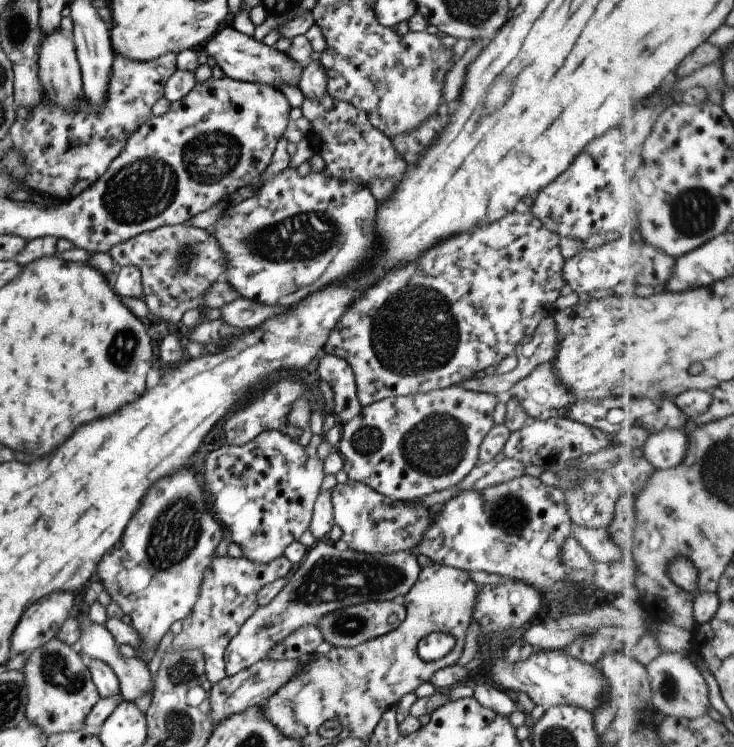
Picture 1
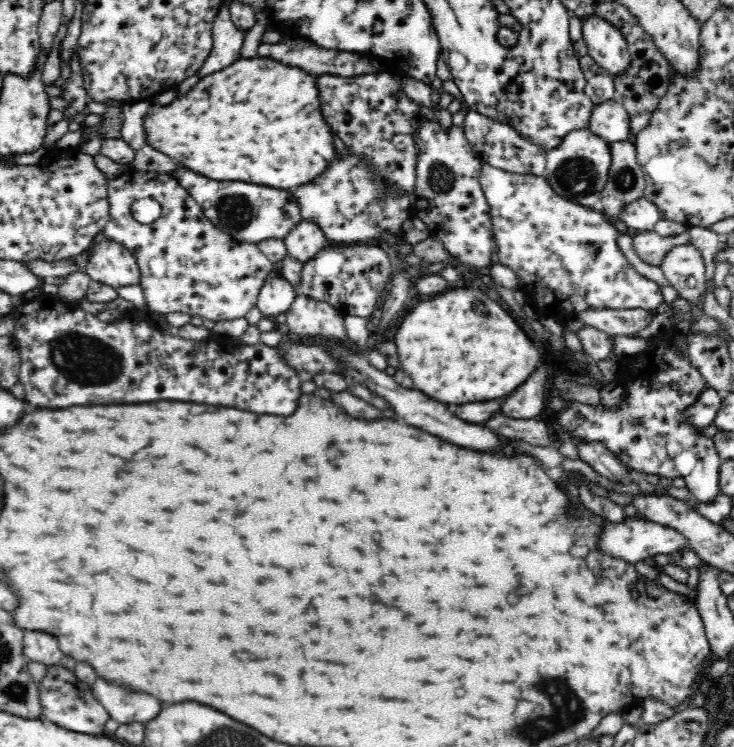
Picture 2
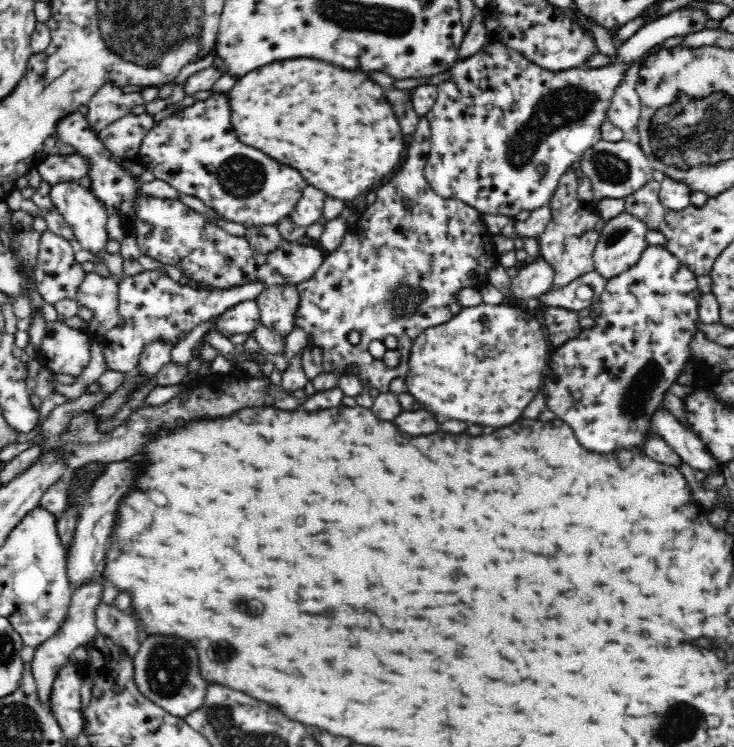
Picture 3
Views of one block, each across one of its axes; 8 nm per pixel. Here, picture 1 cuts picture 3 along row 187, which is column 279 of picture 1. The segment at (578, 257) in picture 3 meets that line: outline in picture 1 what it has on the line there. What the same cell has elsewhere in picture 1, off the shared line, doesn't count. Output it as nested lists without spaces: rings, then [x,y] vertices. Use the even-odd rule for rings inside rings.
[[[228,554],[212,559],[212,564],[204,572],[200,585],[198,604],[182,621],[182,630],[175,635],[171,647],[167,647],[165,654],[172,654],[174,650],[200,650],[204,656],[206,678],[214,684],[222,680],[227,674],[224,664],[224,652],[234,636],[238,634],[242,624],[256,612],[260,606],[257,602],[258,591],[266,584],[284,578],[290,572],[291,562],[280,556],[268,564],[250,562],[248,558],[233,558]]]

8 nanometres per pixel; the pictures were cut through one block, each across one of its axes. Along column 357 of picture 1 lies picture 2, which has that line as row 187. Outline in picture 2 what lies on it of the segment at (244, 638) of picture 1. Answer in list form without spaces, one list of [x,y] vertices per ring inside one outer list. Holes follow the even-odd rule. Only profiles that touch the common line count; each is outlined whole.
[[[589,128],[576,129],[568,133],[555,149],[548,150],[544,176],[556,191],[556,194],[559,194],[562,198],[566,198],[580,206],[590,206],[590,204],[594,204],[592,196],[598,196],[600,202],[601,198],[598,192],[601,193],[604,190],[604,186],[606,186],[610,166],[612,166],[612,153],[610,153],[609,142],[594,134]]]

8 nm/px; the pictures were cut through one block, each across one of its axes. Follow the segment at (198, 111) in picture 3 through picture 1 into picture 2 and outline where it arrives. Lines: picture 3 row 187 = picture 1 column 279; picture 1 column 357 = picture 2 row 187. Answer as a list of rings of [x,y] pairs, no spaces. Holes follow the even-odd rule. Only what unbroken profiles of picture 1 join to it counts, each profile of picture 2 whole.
[[[180,164],[173,177],[202,207],[204,216],[212,225],[235,240],[256,244],[267,239],[283,240],[302,221],[300,203],[291,190],[276,190],[270,186],[256,186],[248,182],[212,182],[212,178],[194,174]]]

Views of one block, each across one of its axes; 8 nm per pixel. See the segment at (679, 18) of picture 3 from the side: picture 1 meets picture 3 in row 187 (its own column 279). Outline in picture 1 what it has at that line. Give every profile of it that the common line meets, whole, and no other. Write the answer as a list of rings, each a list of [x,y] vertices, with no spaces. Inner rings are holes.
[[[264,431],[248,444],[236,446],[226,443],[206,456],[202,489],[207,493],[219,524],[228,532],[231,540],[242,548],[242,556],[250,562],[268,564],[280,558],[288,544],[299,541],[300,536],[308,530],[314,501],[320,494],[325,476],[324,461],[316,456],[323,438],[324,433],[314,434],[303,448],[297,440],[283,432]]]

